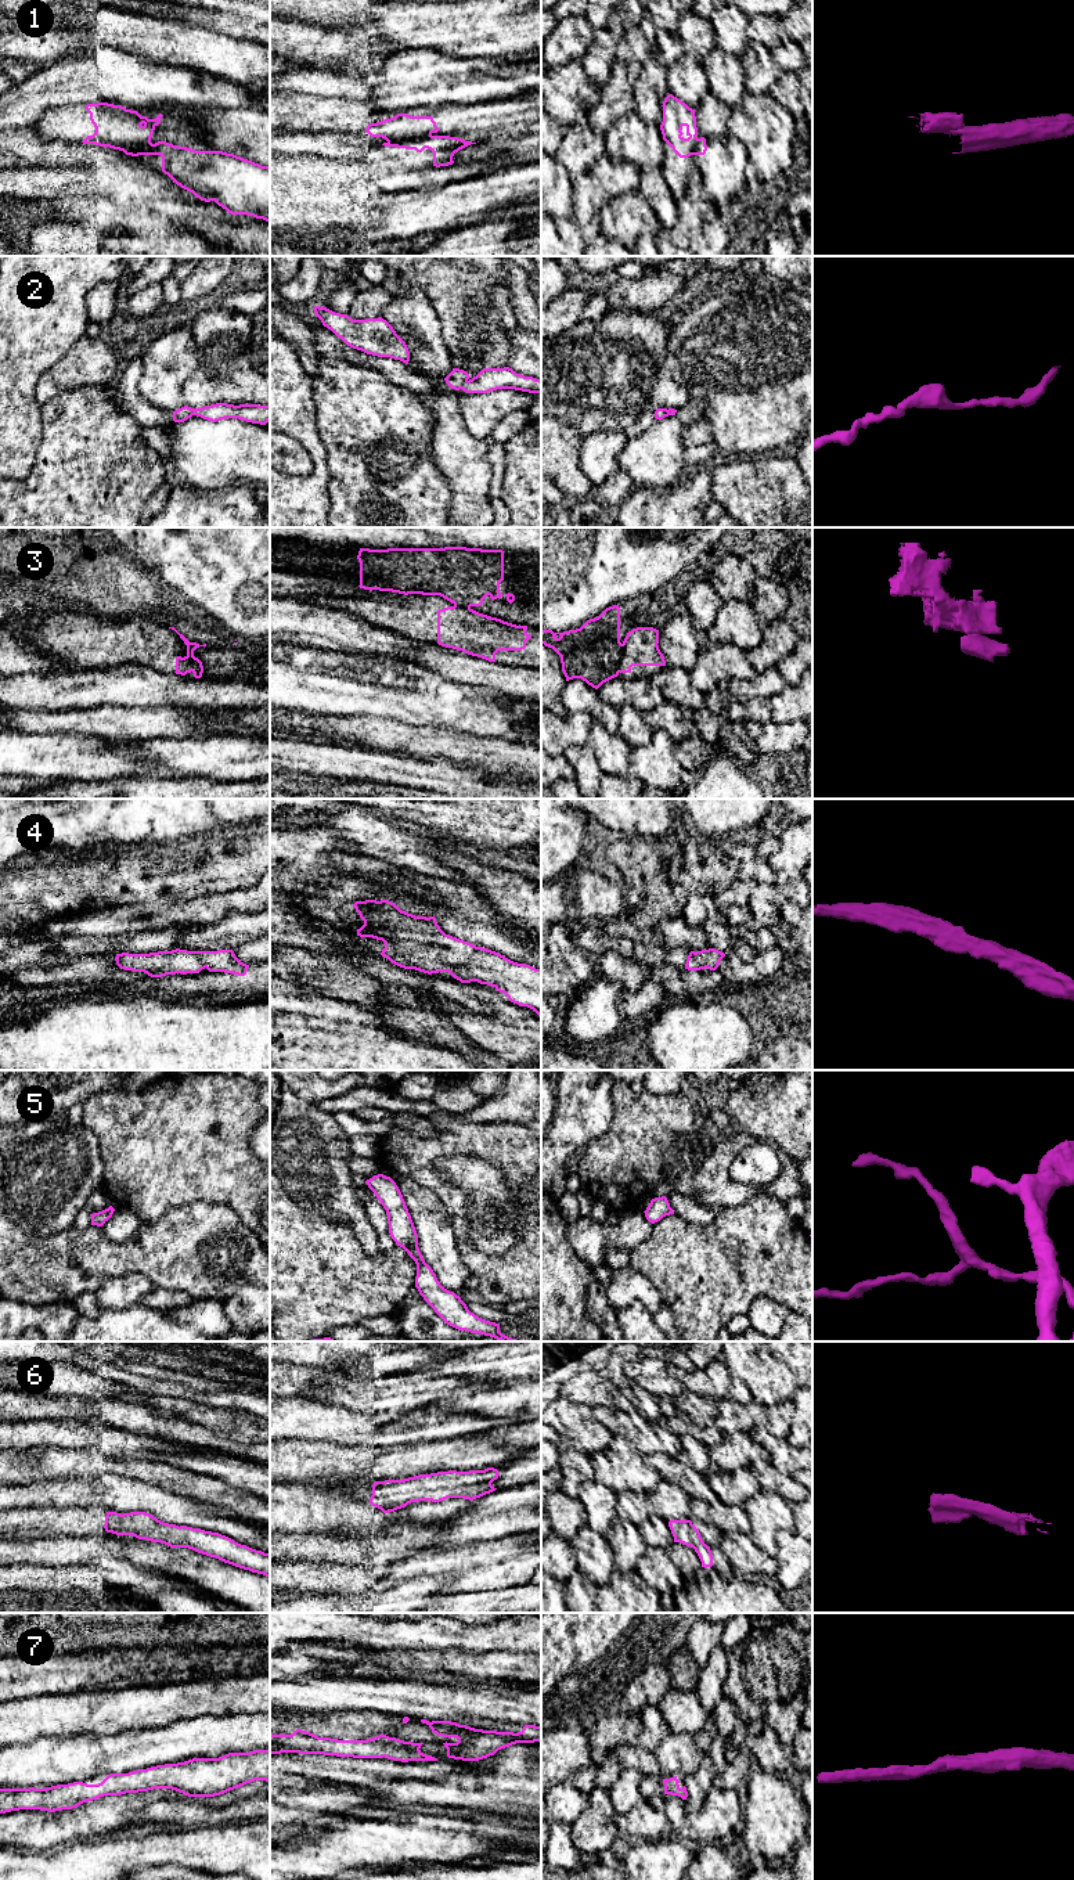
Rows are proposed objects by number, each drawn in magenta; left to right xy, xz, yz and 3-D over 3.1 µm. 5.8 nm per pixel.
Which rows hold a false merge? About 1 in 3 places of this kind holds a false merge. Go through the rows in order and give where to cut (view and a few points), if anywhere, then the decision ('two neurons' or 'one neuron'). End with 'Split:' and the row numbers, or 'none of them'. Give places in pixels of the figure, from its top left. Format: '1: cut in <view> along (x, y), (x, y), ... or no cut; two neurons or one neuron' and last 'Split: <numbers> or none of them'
1: cut in xz along (431, 134), (388, 143); two neurons
2: no cut; one neuron
3: cut in yz along (622, 644), (617, 672); two neurons
4: no cut; one neuron
5: no cut; one neuron
6: no cut; one neuron
7: no cut; one neuron
Split: 1, 3

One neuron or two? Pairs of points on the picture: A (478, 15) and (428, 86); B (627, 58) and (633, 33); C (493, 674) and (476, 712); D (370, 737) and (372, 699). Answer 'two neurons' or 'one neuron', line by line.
A: two neurons
B: one neuron
C: two neurons
D: two neurons

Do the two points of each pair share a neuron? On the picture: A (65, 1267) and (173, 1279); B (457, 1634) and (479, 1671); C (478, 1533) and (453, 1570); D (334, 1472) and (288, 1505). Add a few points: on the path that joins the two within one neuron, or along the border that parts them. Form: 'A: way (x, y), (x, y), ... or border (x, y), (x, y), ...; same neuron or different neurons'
A: way (92, 1261), (147, 1261); same neuron
B: border (433, 1650), (462, 1649), (472, 1653), (500, 1650); different neurons
C: border (503, 1537), (471, 1541), (465, 1545), (439, 1551); different neurons
D: border (284, 1481), (310, 1483); different neurons

